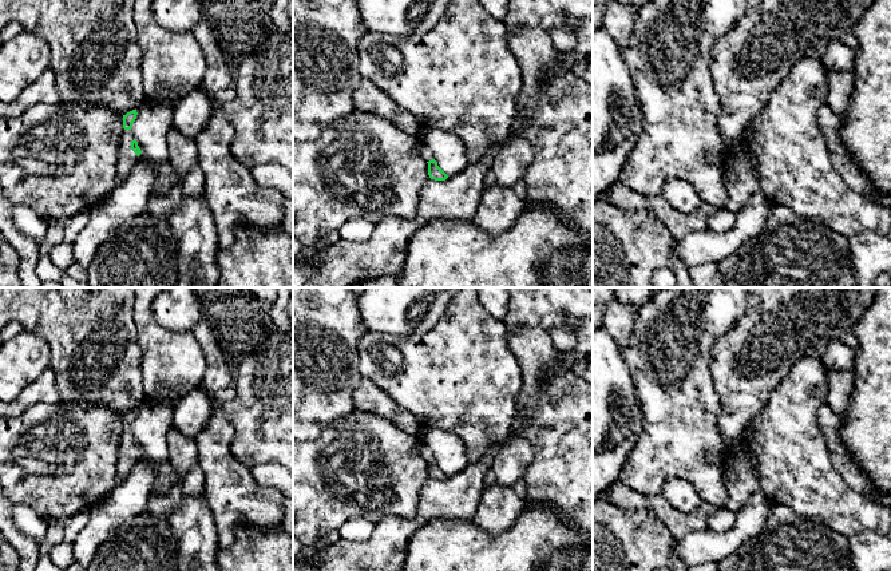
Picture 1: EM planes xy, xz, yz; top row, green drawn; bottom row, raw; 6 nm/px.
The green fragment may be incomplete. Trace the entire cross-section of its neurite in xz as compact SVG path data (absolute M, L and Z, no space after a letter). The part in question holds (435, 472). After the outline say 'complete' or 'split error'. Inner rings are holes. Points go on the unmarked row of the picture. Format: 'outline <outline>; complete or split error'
outline M421 445L421 455L428 463L428 475L431 479L446 480L448 477L448 475L437 465L432 452L425 445Z; split error

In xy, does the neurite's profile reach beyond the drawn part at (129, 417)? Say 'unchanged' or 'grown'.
grown

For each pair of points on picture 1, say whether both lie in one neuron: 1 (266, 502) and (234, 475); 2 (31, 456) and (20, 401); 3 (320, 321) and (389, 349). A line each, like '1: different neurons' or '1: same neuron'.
1: same neuron
2: different neurons
3: different neurons

